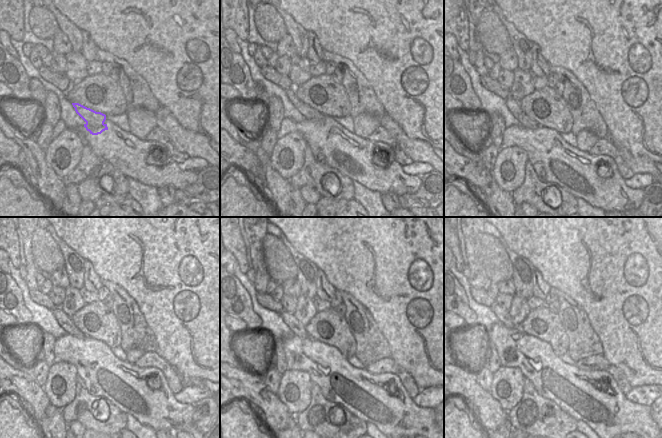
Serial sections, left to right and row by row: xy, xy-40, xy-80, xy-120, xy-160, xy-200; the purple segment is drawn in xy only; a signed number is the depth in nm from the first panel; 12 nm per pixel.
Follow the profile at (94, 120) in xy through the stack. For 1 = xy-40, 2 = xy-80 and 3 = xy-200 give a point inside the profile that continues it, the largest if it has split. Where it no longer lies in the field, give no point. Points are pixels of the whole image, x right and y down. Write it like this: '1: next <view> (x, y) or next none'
1: next xy-40 (312, 115)
2: next xy-80 (536, 115)
3: next xy-200 (503, 316)

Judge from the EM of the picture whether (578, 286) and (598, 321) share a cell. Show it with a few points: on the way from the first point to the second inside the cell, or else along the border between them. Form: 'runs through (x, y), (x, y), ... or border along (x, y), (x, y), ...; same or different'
runs through (587, 295), (598, 306), (598, 312); same

